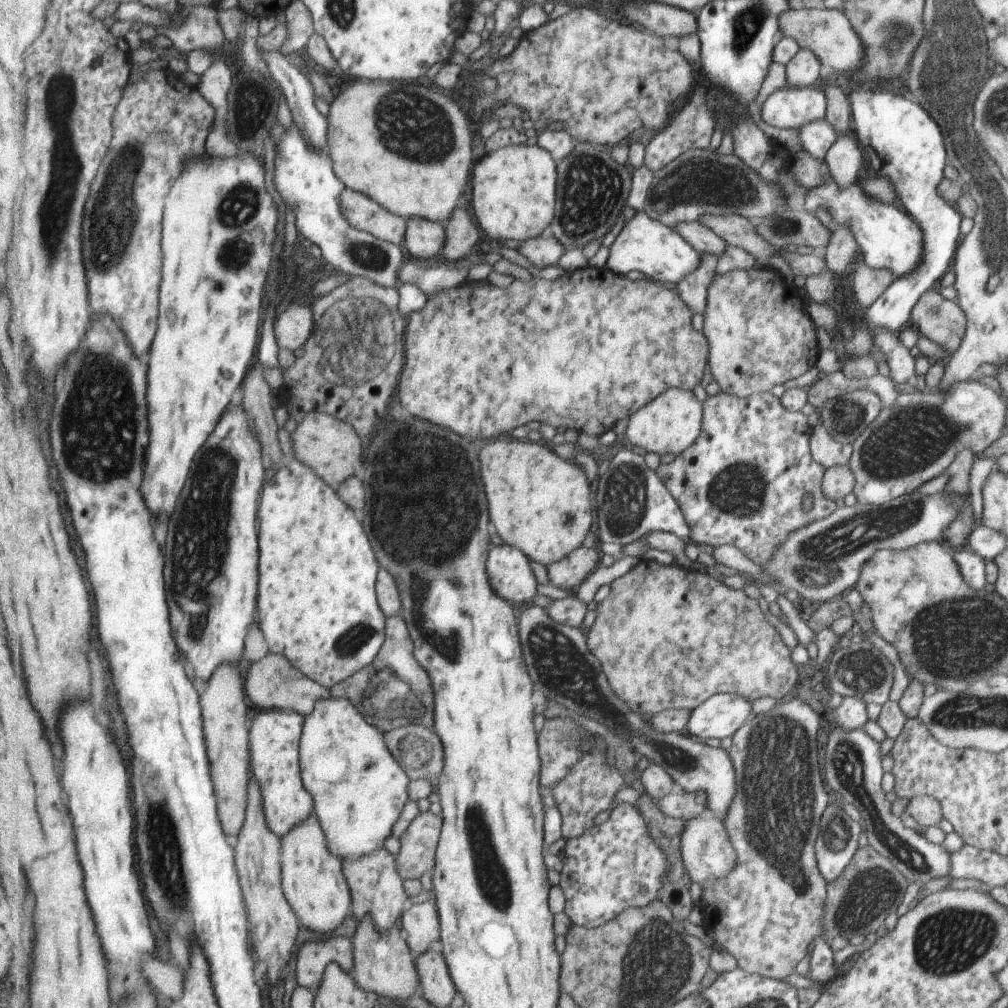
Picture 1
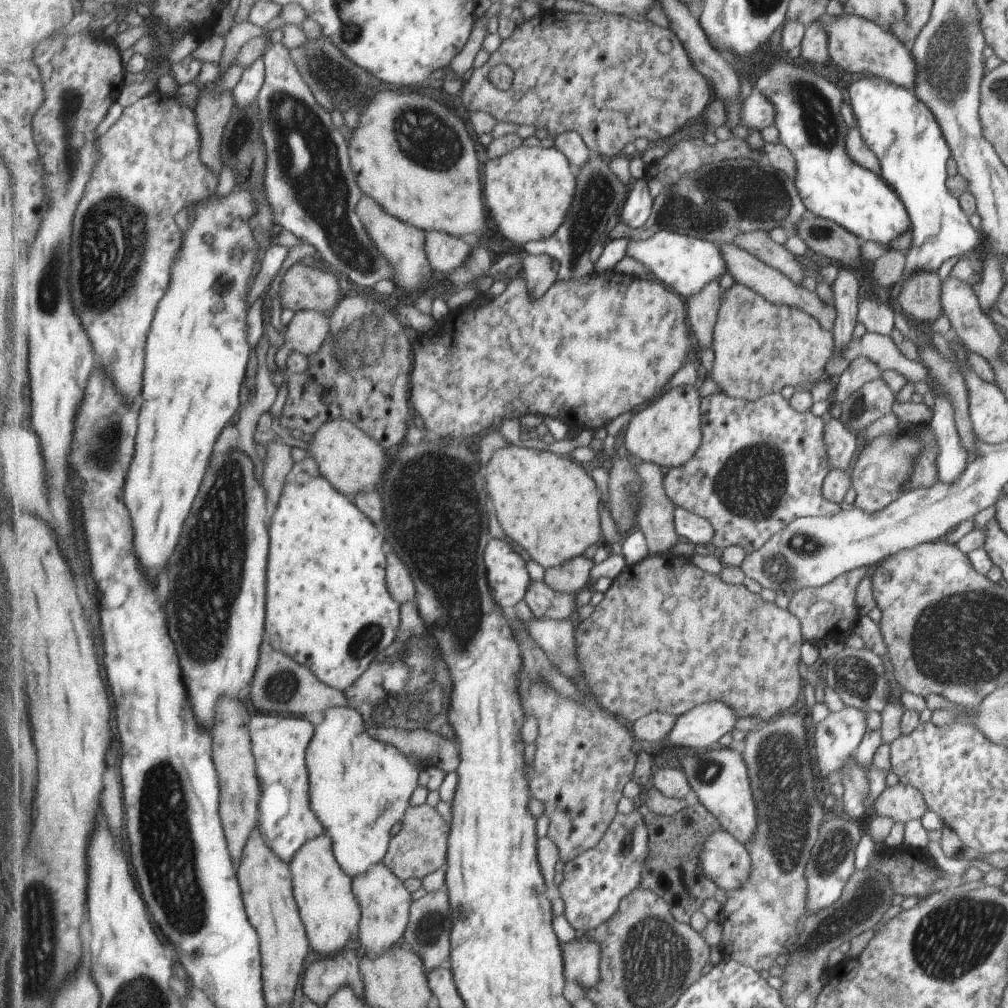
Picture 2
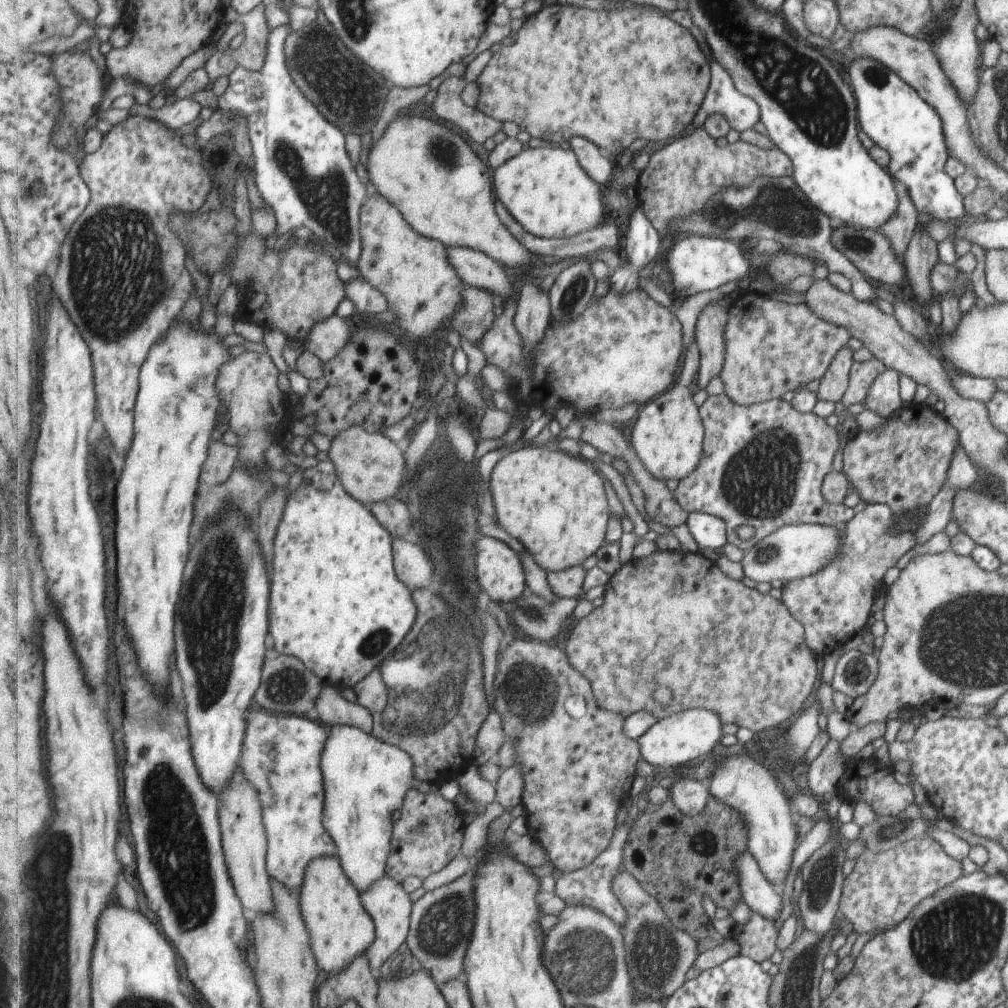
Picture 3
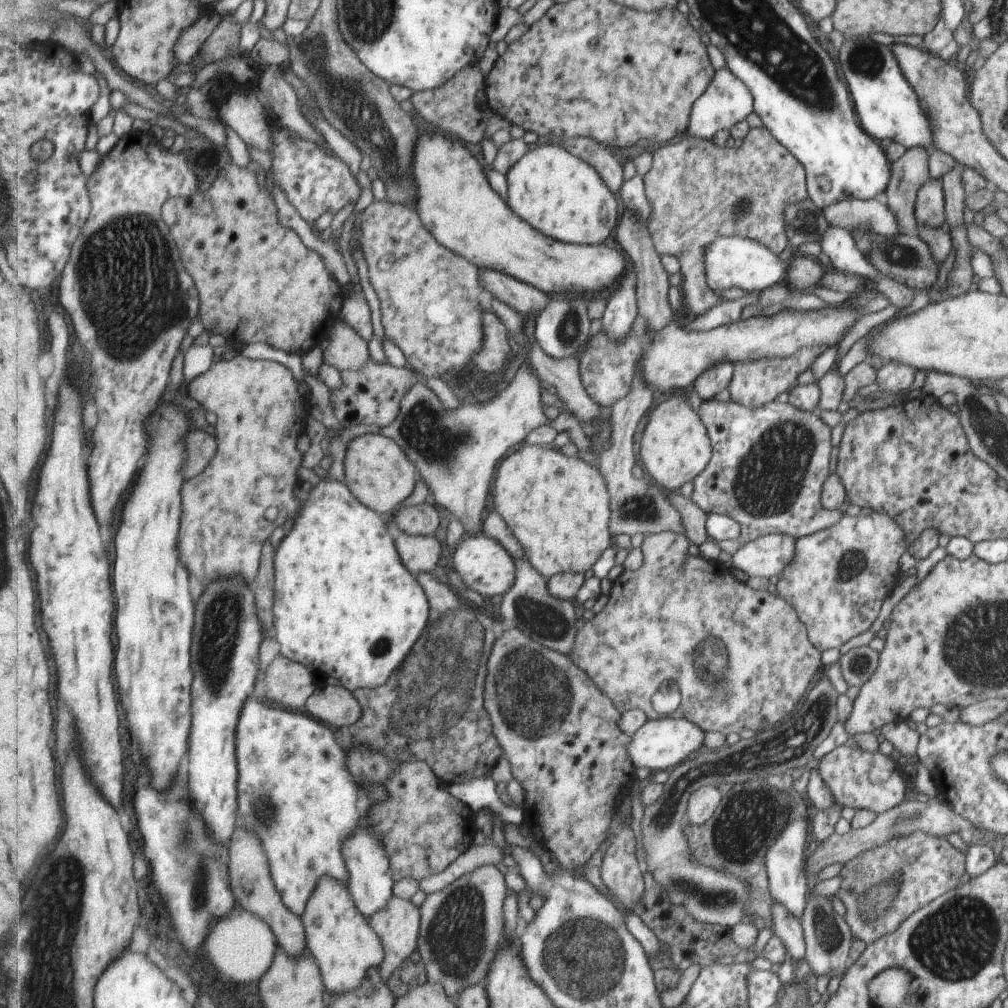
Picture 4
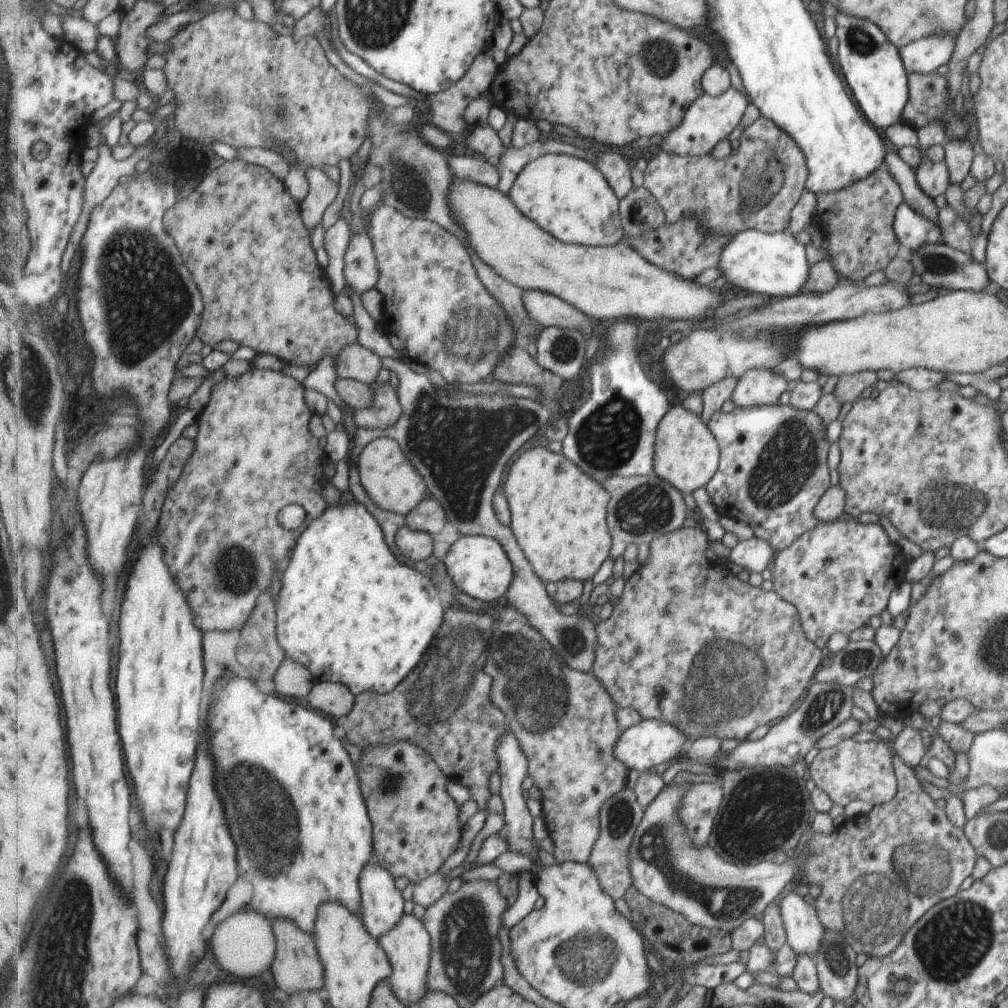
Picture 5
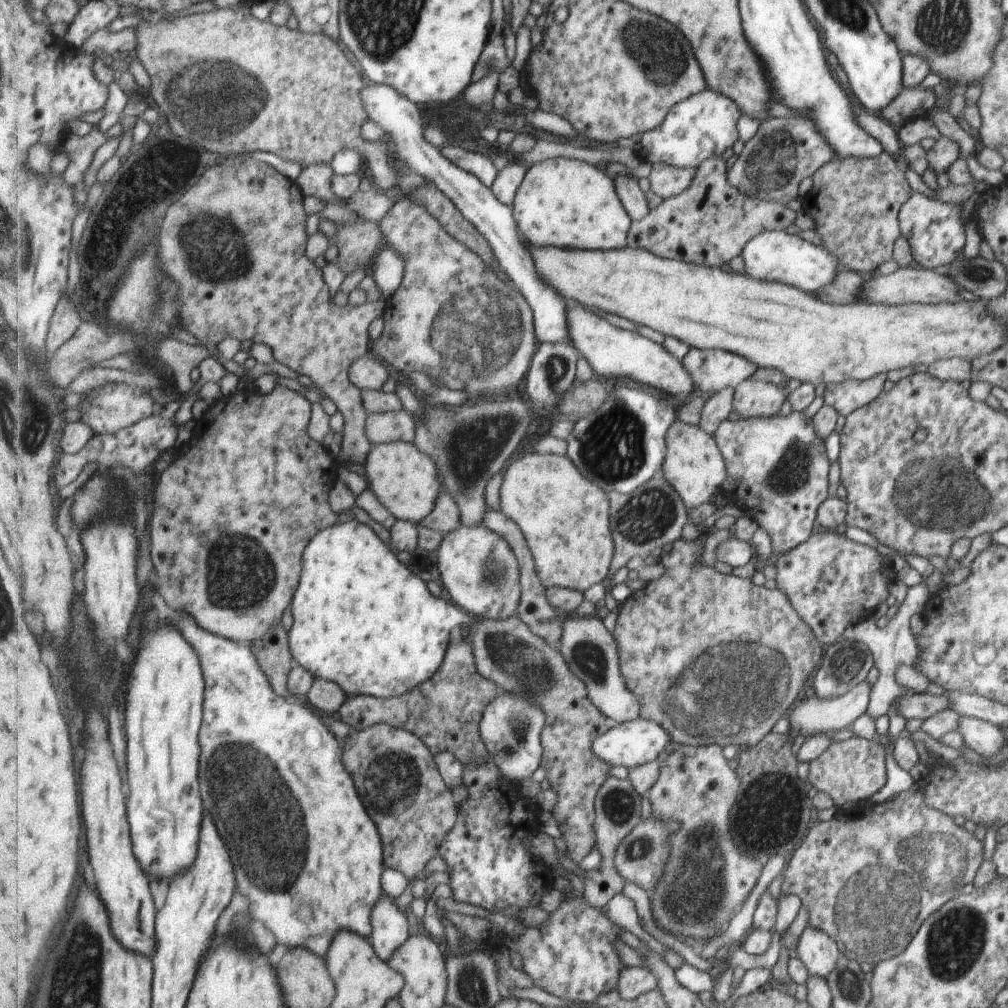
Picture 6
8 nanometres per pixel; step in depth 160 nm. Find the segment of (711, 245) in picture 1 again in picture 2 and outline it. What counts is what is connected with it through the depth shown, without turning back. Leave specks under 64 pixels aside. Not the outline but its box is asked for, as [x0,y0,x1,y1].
[715,243,834,332]

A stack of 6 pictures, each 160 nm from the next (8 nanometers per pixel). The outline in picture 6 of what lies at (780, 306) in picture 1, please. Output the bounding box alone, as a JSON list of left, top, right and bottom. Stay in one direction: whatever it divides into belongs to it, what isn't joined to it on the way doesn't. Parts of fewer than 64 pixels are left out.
[732,379,789,418]

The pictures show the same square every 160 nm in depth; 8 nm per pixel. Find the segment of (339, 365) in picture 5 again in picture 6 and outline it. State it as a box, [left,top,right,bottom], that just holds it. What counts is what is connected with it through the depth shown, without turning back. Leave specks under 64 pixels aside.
[350,352,397,390]

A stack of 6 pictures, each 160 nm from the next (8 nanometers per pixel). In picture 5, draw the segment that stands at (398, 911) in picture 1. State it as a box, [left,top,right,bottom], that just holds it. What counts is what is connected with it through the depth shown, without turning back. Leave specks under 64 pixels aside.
[378,913,434,1006]

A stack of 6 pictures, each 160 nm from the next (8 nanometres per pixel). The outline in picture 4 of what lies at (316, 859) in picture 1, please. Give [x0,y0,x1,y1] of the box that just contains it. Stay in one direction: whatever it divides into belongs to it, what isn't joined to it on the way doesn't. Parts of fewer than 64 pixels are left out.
[301,876,385,996]

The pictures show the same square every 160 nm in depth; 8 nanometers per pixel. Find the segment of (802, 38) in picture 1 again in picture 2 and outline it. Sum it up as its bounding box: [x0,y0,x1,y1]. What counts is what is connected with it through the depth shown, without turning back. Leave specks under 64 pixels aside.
[819,15,915,90]

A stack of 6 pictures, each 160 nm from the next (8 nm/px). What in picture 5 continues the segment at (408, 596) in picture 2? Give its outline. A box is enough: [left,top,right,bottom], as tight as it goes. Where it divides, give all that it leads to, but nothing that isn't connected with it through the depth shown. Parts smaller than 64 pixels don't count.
[396,524,433,561]

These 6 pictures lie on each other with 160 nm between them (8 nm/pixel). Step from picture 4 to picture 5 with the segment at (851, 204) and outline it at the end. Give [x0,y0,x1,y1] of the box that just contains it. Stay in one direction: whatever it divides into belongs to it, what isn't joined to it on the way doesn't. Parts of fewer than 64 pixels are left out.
[892,203,942,252]

